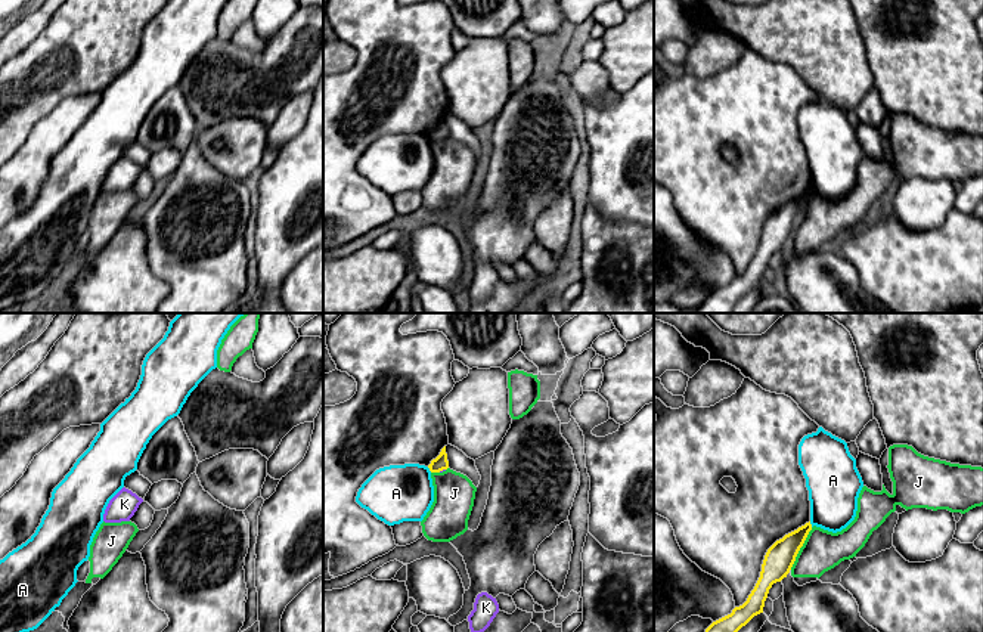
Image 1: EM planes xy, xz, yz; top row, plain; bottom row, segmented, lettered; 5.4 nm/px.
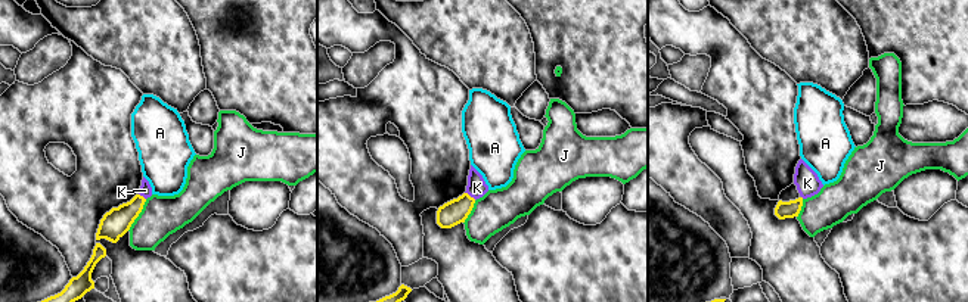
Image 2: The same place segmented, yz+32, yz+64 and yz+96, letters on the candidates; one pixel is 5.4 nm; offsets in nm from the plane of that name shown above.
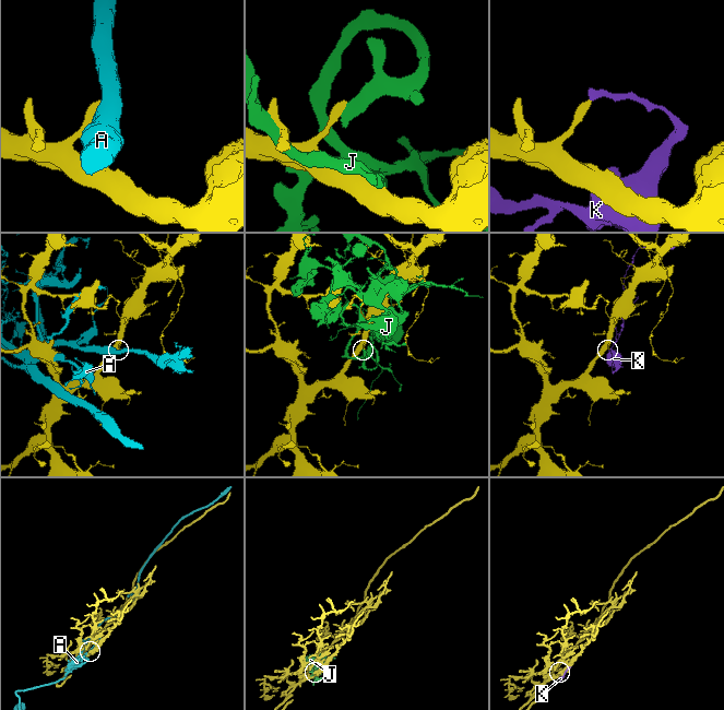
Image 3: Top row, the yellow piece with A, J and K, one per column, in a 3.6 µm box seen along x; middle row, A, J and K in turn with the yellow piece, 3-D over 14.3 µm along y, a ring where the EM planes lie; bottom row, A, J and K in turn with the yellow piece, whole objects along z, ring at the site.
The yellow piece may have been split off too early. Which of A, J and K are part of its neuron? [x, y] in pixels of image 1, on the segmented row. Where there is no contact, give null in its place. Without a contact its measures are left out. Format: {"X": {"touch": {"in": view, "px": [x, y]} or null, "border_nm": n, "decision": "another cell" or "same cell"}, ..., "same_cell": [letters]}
{"A": {"touch": {"in": "xz", "px": [430, 470]}, "border_nm": 40, "decision": "another cell"}, "J": {"touch": {"in": "yz", "px": [800, 547]}, "border_nm": 260, "decision": "another cell"}, "K": {"touch": {"in": "xz", "px": [442, 470]}, "border_nm": 40, "decision": "another cell"}, "same_cell": []}

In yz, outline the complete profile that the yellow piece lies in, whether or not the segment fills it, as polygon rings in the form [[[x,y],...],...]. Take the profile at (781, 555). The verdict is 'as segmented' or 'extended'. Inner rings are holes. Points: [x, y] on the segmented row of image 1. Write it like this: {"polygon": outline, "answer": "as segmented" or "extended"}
{"polygon": [[[809,521],[776,540],[765,555],[760,577],[747,601],[735,607],[731,614],[713,622],[706,632],[738,632],[754,616],[763,613],[769,589],[787,577],[810,530]]], "answer": "as segmented"}

